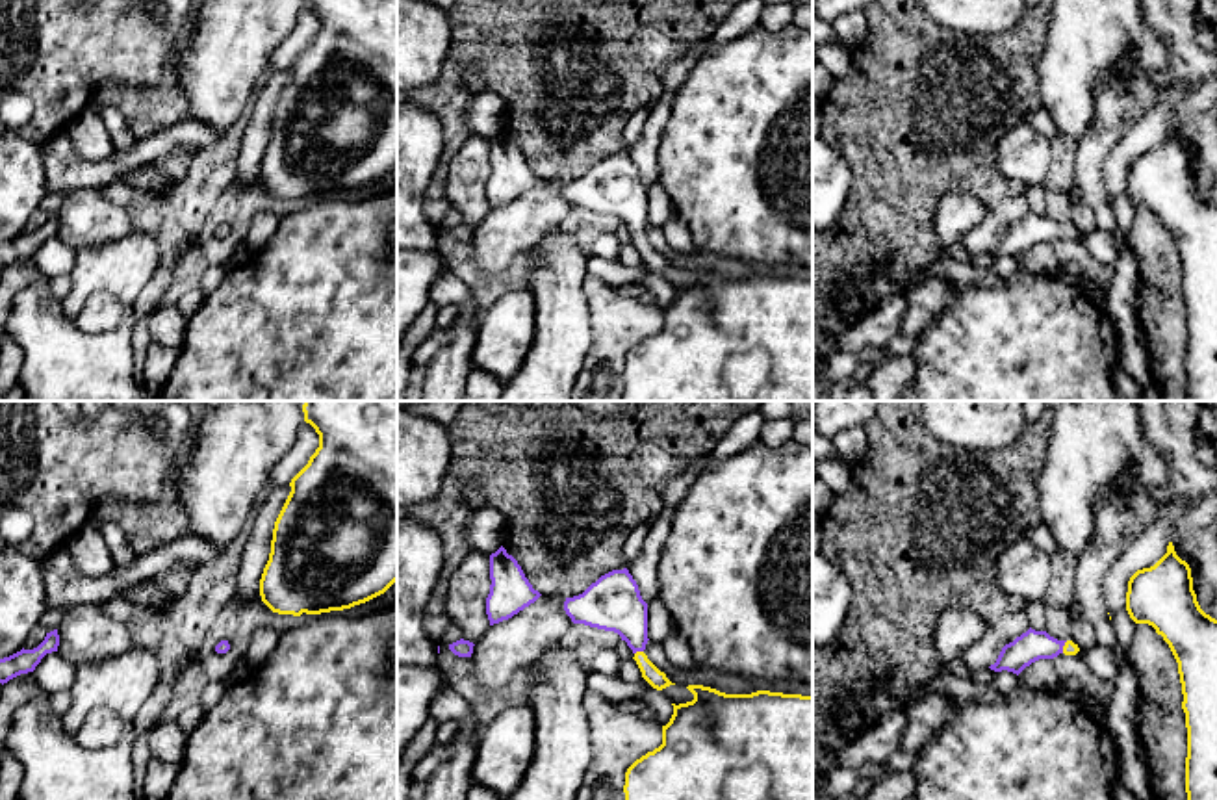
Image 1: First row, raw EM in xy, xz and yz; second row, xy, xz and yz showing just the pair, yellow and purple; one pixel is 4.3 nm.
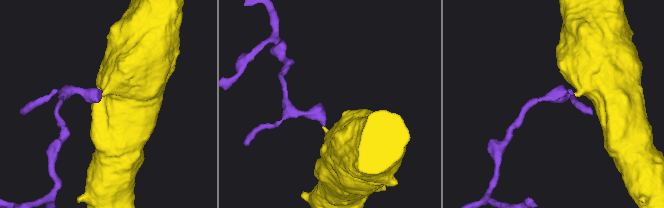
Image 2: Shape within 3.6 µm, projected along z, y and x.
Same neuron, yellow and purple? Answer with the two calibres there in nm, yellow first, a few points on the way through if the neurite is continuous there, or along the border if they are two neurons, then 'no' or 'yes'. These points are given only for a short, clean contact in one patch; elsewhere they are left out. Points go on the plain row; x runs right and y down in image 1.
calibres 80 and 240 nm; way xz (650, 257), (639, 236), (629, 203), (613, 186); yes

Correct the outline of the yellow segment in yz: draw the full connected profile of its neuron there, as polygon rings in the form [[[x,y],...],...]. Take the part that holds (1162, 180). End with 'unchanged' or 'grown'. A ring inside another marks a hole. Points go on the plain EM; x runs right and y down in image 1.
[[[1172,126],[1154,150],[1130,161],[1126,195],[1135,208],[1152,210],[1178,247],[1187,312],[1187,399],[1217,401],[1217,204],[1200,193],[1191,152],[1176,139]]]; unchanged

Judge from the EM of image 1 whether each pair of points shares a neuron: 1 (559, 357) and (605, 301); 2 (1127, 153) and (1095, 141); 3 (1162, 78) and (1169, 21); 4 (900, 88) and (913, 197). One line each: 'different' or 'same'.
1: different
2: different
3: same
4: same

